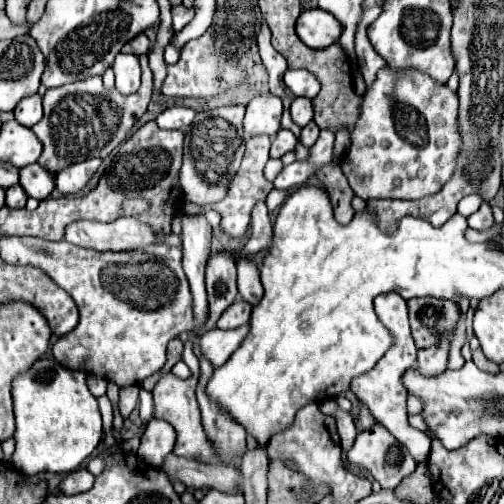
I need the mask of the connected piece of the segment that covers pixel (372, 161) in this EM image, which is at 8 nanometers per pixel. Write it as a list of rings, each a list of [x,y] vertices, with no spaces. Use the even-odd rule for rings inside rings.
[[[388,67],[378,73],[374,85],[366,91],[362,101],[360,119],[352,131],[352,147],[342,159],[342,171],[346,173],[352,191],[362,199],[422,199],[438,193],[442,185],[452,177],[454,157],[460,149],[458,133],[458,95],[446,85],[430,81],[424,73],[390,71]]]

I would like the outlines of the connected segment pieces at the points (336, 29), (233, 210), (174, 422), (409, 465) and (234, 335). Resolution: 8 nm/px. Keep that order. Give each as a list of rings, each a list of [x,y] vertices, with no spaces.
[[[316,7],[302,11],[296,21],[296,33],[310,49],[326,49],[338,41],[342,27],[334,15]]]
[[[260,135],[260,137],[248,137],[246,139],[246,153],[244,153],[244,159],[242,159],[242,165],[236,173],[236,177],[232,179],[230,183],[230,189],[228,189],[228,195],[224,201],[220,201],[218,205],[196,205],[194,203],[186,203],[183,211],[184,213],[196,214],[203,213],[207,209],[218,211],[222,215],[222,231],[228,233],[230,237],[238,239],[238,237],[244,237],[246,229],[248,229],[248,223],[250,223],[250,211],[252,207],[258,203],[258,201],[264,201],[266,195],[272,191],[272,183],[266,181],[264,177],[264,165],[266,161],[270,159],[268,157],[268,151],[270,151],[270,139],[266,135]]]
[[[192,341],[184,343],[184,355],[182,361],[190,367],[192,375],[188,379],[180,379],[174,373],[166,373],[162,375],[162,379],[156,383],[152,395],[154,395],[154,415],[162,417],[164,421],[168,421],[176,433],[178,433],[178,441],[176,441],[176,453],[180,457],[190,457],[194,459],[196,455],[202,457],[204,461],[212,463],[214,461],[214,451],[210,449],[210,441],[206,441],[206,433],[202,429],[200,423],[200,409],[198,409],[198,401],[196,401],[196,385],[198,385],[198,375],[200,375],[200,365],[198,365],[198,357],[192,351]]]
[[[382,425],[358,433],[346,457],[350,463],[368,469],[382,489],[396,489],[396,485],[416,469],[416,461],[408,449]]]
[[[248,325],[232,329],[232,331],[222,331],[222,329],[212,329],[210,333],[204,333],[200,337],[200,353],[206,357],[214,367],[220,367],[228,361],[228,357],[238,349],[242,339],[248,333]]]

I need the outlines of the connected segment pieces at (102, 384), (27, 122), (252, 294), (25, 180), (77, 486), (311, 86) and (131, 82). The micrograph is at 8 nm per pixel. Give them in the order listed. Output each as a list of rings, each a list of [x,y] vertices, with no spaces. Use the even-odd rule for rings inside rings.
[[[90,373],[88,379],[86,379],[86,385],[88,385],[88,389],[90,389],[90,393],[92,393],[94,397],[106,395],[106,379],[102,379],[102,377]]]
[[[32,95],[22,99],[16,109],[14,109],[16,121],[24,127],[32,127],[42,119],[42,97],[40,95]]]
[[[238,259],[238,293],[244,301],[248,301],[250,305],[258,305],[264,289],[260,283],[260,273],[256,269],[256,265],[250,259]]]
[[[32,163],[20,169],[20,185],[28,197],[42,201],[52,193],[54,177],[46,173],[46,169],[42,169],[38,163]]]
[[[80,467],[78,471],[66,475],[66,479],[58,485],[58,489],[60,489],[64,495],[76,495],[76,493],[88,491],[92,485],[94,485],[94,475],[88,473],[86,467]]]
[[[286,71],[284,73],[284,83],[286,87],[296,95],[296,97],[308,97],[314,99],[320,91],[320,83],[310,71]]]
[[[118,53],[112,69],[116,73],[116,89],[122,95],[130,95],[140,87],[140,63],[136,55]]]

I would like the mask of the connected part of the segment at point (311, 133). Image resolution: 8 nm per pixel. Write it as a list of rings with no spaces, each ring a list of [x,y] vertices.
[[[310,121],[304,129],[302,129],[302,133],[300,133],[300,143],[304,145],[304,147],[312,147],[314,145],[314,141],[318,139],[318,133],[320,133],[320,129],[318,129],[318,125],[314,123],[314,121]]]

